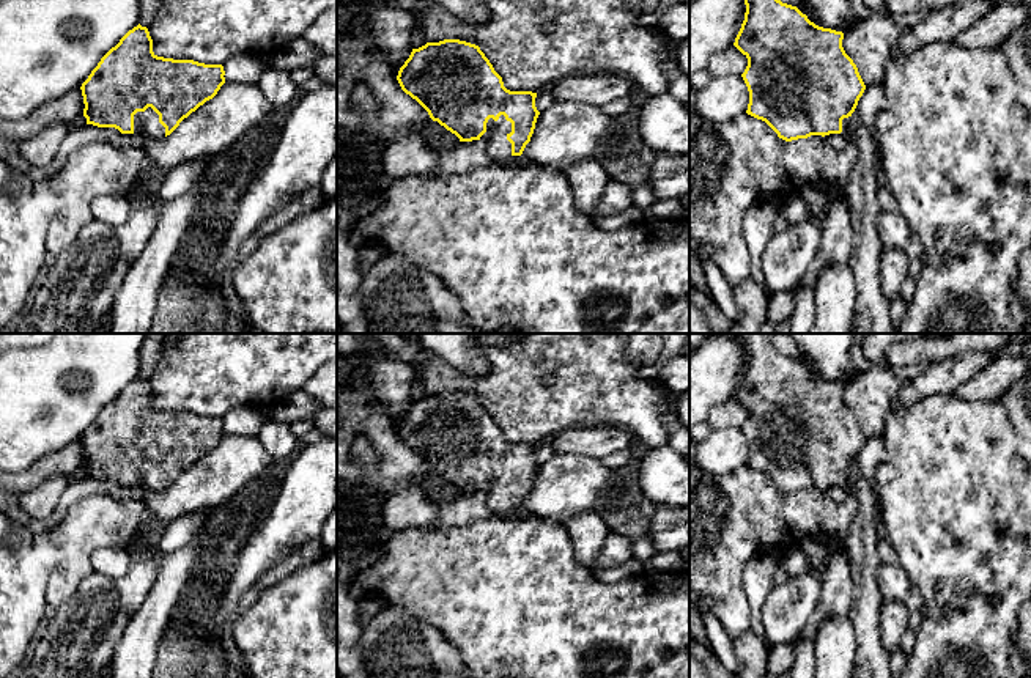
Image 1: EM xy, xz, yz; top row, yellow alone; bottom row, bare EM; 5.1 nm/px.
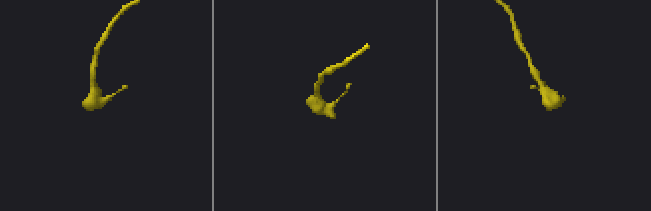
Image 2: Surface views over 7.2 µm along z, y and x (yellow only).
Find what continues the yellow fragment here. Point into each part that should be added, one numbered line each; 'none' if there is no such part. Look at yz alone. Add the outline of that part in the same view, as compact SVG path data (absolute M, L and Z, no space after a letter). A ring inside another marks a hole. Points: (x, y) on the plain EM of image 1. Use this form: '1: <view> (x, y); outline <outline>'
1: yz (871, 659); outline M852 469L842 472L841 486L847 494L852 494L858 499L858 508L848 529L848 543L845 549L855 582L855 599L853 607L848 614L848 620L855 631L856 640L852 678L892 678L892 673L889 670L889 651L886 650L880 636L880 610L885 606L885 598L880 593L877 574L880 566L880 558L877 554L877 521L880 519L878 503L872 489L872 483L863 477L852 480L850 475Z

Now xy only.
1: xy (147, 475); outline M148 459L145 464L137 464L134 467L134 486L150 491L164 491L165 480L159 475L159 467Z

